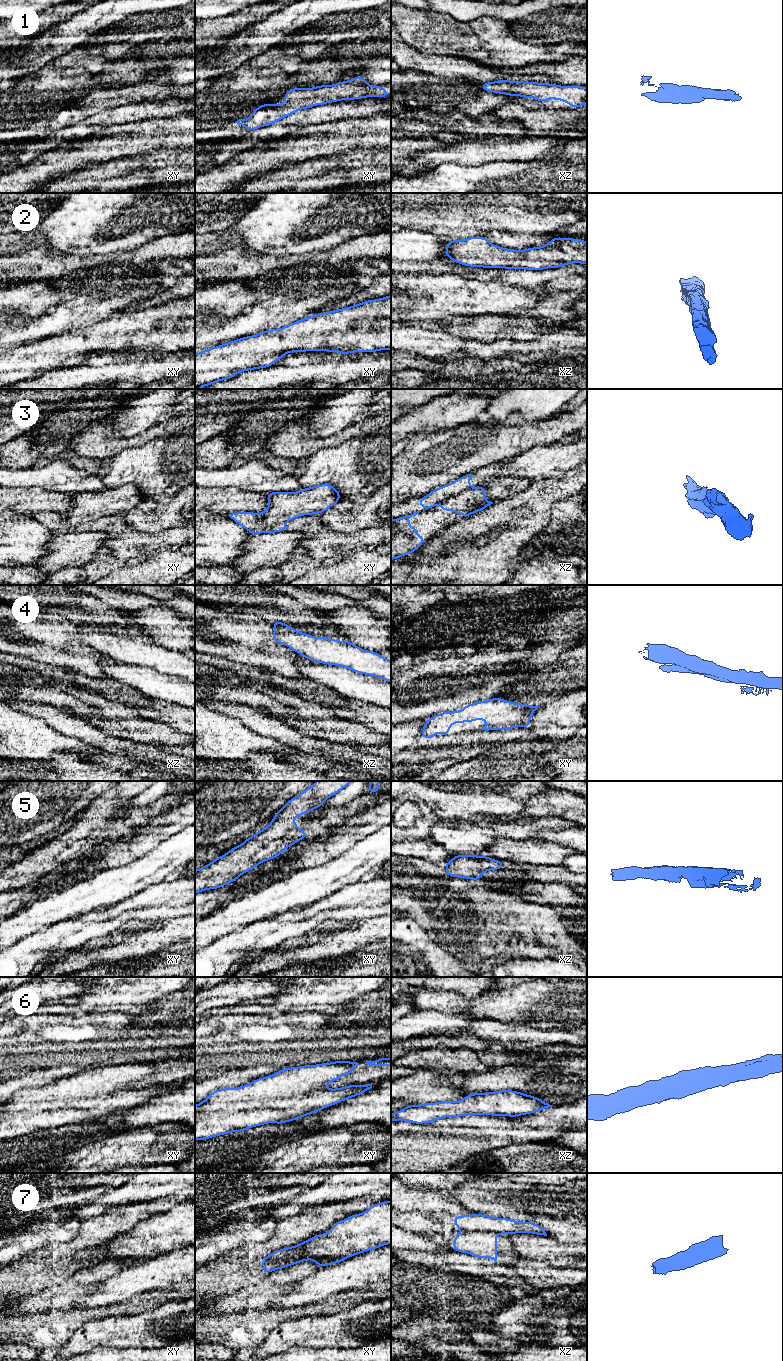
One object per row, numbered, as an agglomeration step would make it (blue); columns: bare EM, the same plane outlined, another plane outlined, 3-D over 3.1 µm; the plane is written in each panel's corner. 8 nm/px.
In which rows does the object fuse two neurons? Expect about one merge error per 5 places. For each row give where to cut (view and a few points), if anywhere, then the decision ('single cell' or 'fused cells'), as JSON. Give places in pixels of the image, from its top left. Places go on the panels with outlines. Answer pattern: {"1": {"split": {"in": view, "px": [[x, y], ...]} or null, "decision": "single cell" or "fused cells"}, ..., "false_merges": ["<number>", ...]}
{"1": {"split": null, "decision": "single cell"}, "2": {"split": null, "decision": "single cell"}, "3": {"split": null, "decision": "single cell"}, "4": {"split": null, "decision": "single cell"}, "5": {"split": null, "decision": "single cell"}, "6": {"split": null, "decision": "single cell"}, "7": {"split": {"in": "xy", "px": [[291, 1247], [295, 1255], [293, 1261], [286, 1266]]}, "decision": "fused cells"}, "false_merges": ["7"]}

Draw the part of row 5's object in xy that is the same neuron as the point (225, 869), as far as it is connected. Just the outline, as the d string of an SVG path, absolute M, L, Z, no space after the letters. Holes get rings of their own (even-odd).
M316 781L299 795L290 799L275 813L272 822L268 826L248 837L237 847L229 849L226 854L218 856L214 861L195 870L195 894L205 890L219 889L226 884L232 883L244 873L267 860L277 858L289 846L295 845L298 841L307 838L306 831L300 830L293 819L318 809L329 797L340 792L351 782L353 781Z

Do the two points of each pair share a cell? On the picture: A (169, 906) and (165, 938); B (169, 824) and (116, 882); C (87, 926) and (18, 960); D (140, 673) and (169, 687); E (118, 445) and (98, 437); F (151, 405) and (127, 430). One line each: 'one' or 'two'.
A: two
B: two
C: one
D: one
E: one
F: one

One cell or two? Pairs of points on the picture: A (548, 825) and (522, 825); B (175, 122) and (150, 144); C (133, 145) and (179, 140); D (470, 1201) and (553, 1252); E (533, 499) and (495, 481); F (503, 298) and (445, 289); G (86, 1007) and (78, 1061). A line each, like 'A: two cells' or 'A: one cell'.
A: one cell
B: two cells
C: one cell
D: two cells
E: two cells
F: one cell
G: one cell

